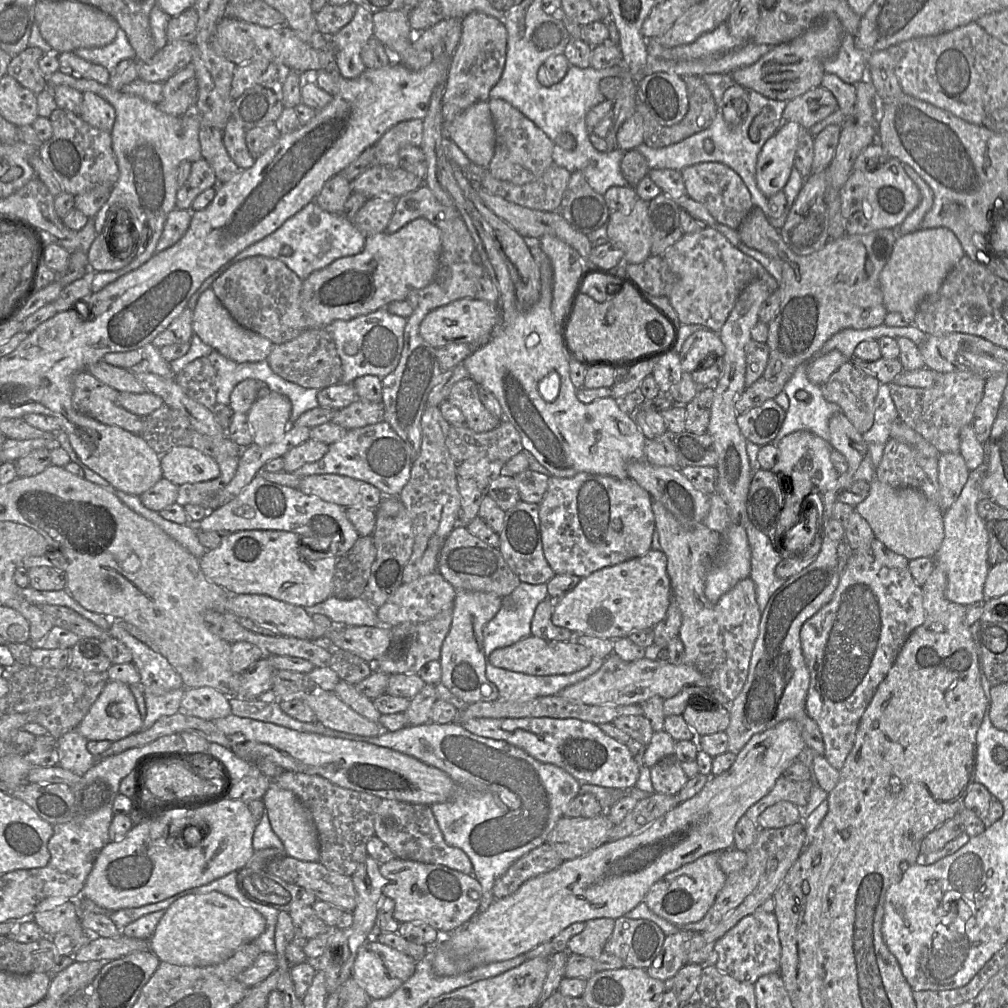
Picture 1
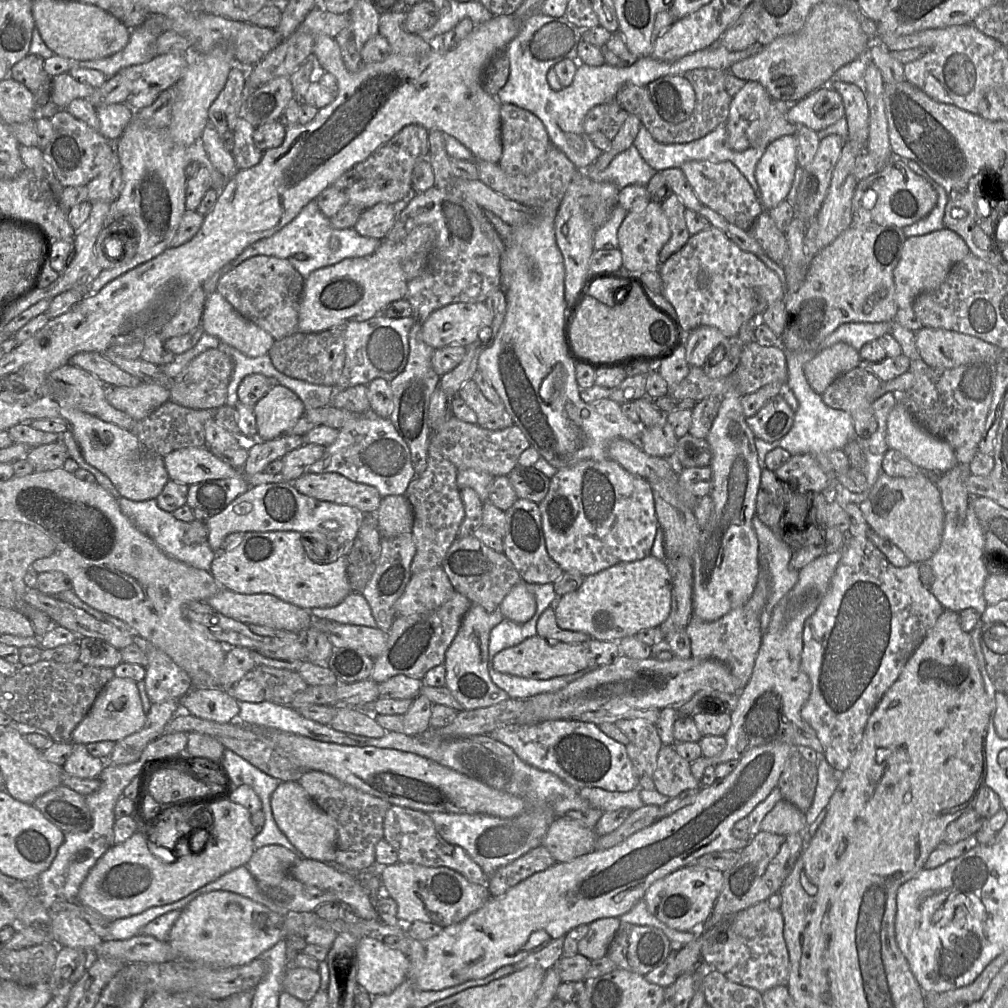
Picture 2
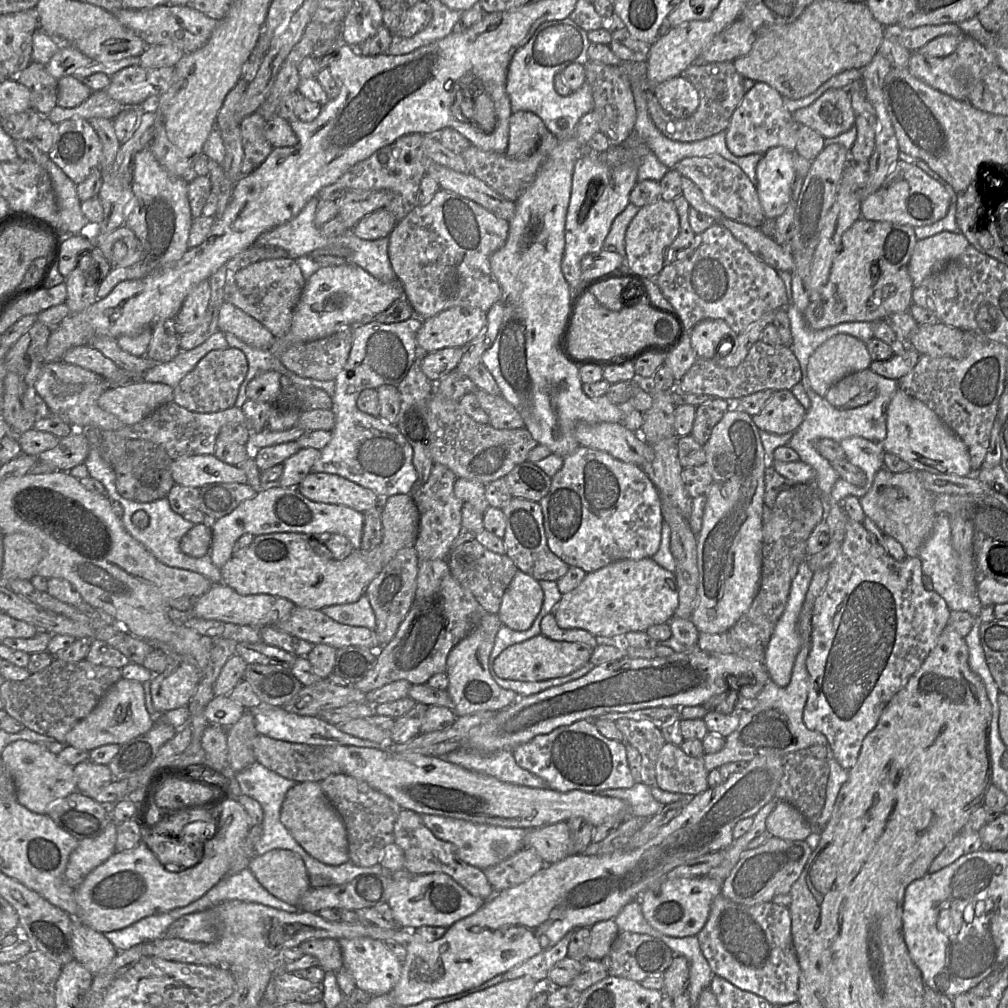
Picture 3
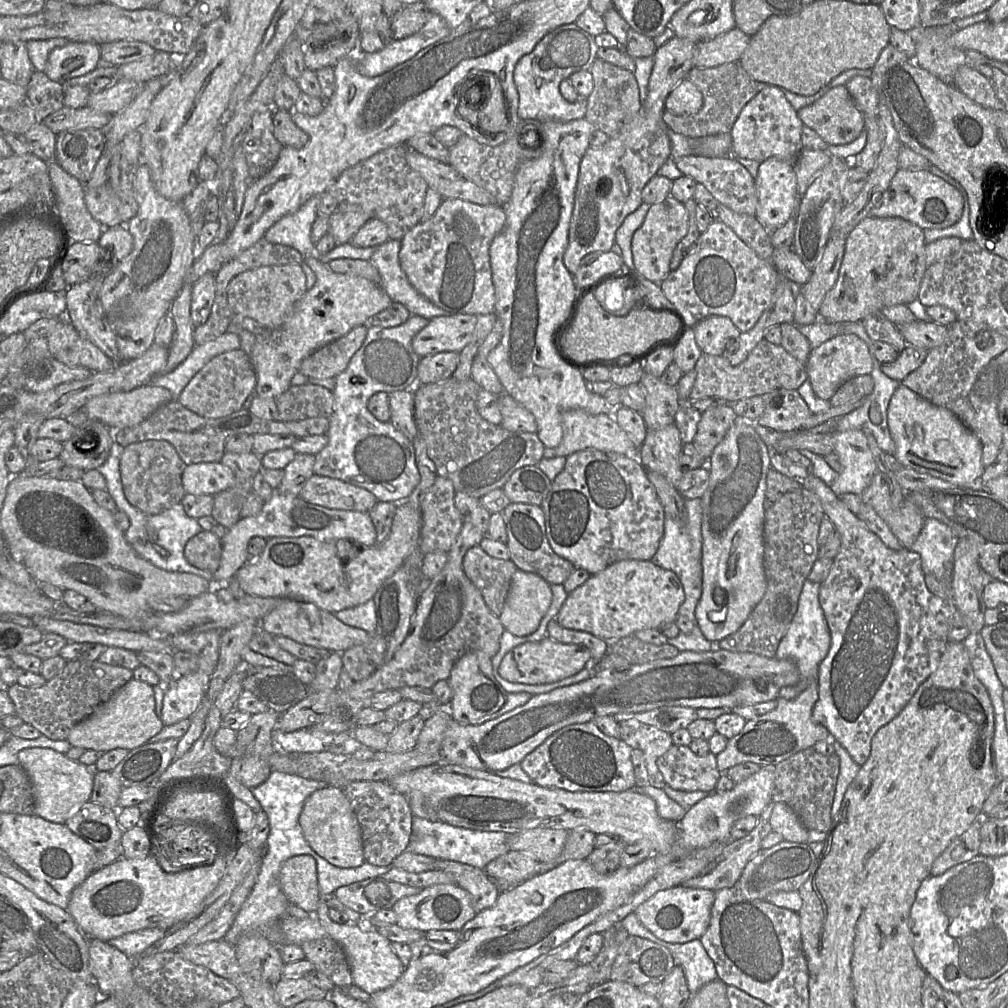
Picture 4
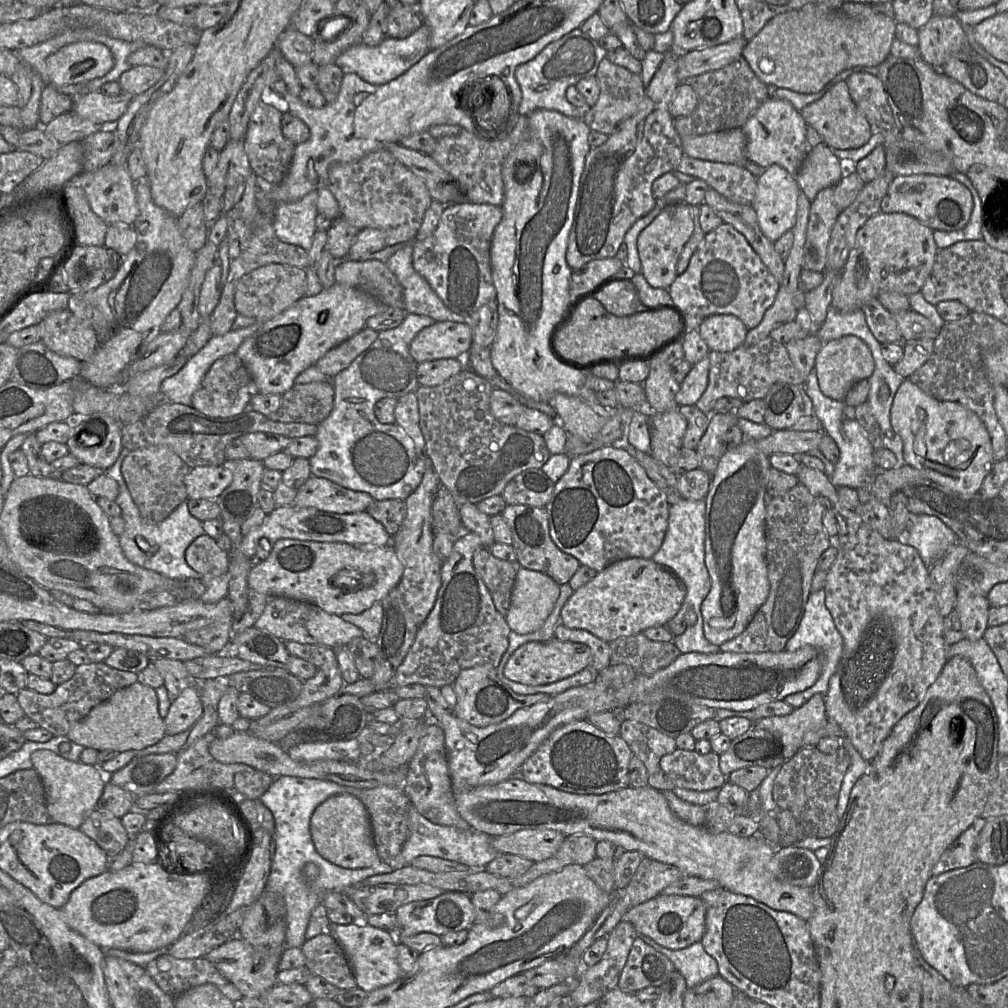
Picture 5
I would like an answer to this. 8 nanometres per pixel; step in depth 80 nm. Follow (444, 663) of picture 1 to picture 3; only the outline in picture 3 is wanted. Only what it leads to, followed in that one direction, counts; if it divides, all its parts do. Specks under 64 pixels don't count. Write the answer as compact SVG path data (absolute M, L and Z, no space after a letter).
M484 613L477 626L450 651L447 657L445 672L448 677L448 692L457 717L481 711L498 712L519 699L514 691L501 688L489 672L489 656L501 626L498 614Z

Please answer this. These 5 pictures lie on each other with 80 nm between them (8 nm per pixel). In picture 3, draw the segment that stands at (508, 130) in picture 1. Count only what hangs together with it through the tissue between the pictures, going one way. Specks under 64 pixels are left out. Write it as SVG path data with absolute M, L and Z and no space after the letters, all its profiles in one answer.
M529 111L514 112L509 119L509 140L505 153L513 158L531 155L547 130L544 122Z

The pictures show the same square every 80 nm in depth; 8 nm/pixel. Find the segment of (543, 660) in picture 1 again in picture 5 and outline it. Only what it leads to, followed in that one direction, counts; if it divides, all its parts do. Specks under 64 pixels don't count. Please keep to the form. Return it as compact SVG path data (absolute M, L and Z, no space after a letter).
M552 638L544 642L528 642L516 649L505 664L503 675L526 685L545 685L570 677L592 664L592 651L583 643Z

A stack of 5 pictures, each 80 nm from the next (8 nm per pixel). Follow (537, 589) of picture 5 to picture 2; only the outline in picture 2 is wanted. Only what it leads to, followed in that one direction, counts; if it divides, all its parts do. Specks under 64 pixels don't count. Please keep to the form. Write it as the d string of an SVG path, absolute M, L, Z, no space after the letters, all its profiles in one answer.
M525 582L516 584L500 604L505 619L518 624L529 621L536 612L535 596L526 588Z

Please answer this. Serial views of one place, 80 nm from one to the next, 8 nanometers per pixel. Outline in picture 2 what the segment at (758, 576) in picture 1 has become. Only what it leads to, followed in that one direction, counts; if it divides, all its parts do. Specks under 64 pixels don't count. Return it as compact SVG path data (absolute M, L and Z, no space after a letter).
M756 515L752 519L752 525L757 535L758 539L758 559L760 567L767 567L770 571L770 592L768 596L767 603L760 615L760 624L763 634L763 629L766 629L771 617L772 610L774 606L793 588L798 579L798 571L790 568L789 562L793 553L793 550L783 542L775 533L766 526Z

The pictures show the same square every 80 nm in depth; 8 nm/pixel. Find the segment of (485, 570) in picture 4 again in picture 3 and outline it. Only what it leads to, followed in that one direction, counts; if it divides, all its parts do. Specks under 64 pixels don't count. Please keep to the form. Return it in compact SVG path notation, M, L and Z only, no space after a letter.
M473 539L451 550L447 564L450 574L473 594L485 613L498 614L503 595L518 571L507 554L494 553Z

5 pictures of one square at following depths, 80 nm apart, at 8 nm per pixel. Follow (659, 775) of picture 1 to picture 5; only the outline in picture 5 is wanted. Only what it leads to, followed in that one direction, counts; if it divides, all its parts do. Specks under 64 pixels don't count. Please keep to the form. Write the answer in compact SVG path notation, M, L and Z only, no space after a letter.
M677 748L674 752L663 756L660 760L660 767L665 774L673 781L676 787L690 790L705 791L720 788L728 779L719 766L720 756L710 751L707 754L682 750Z

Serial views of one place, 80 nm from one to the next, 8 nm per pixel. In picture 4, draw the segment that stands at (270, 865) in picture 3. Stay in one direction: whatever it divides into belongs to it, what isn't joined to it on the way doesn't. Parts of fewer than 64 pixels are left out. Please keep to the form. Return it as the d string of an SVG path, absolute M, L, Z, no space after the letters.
M309 855L287 859L279 874L281 889L288 901L309 915L320 908L316 861Z

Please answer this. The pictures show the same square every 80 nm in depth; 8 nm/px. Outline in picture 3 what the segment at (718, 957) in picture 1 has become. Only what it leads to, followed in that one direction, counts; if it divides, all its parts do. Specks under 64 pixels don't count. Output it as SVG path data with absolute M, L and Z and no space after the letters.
M721 893L712 904L707 923L697 935L704 956L712 971L740 989L762 996L774 1006L798 1002L801 968L793 943L789 907L773 902L757 905L736 903Z

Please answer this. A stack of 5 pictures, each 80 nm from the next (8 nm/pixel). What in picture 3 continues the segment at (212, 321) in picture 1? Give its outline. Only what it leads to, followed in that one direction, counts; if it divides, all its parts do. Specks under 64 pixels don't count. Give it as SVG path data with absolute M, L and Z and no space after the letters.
M227 301L219 311L218 329L259 349L268 349L275 339L259 321Z

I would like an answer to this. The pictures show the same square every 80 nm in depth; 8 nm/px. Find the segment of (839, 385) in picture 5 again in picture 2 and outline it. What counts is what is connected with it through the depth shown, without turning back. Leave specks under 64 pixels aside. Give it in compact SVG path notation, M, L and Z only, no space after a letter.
M838 342L810 359L804 366L804 374L811 388L822 395L838 376L859 367L861 360L858 350Z

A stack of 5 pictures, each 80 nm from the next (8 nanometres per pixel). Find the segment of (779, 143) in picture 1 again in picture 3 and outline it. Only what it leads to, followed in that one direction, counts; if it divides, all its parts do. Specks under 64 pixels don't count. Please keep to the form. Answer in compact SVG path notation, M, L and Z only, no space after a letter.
M777 146L765 152L756 167L757 194L766 219L774 220L790 204L795 181L793 152Z

